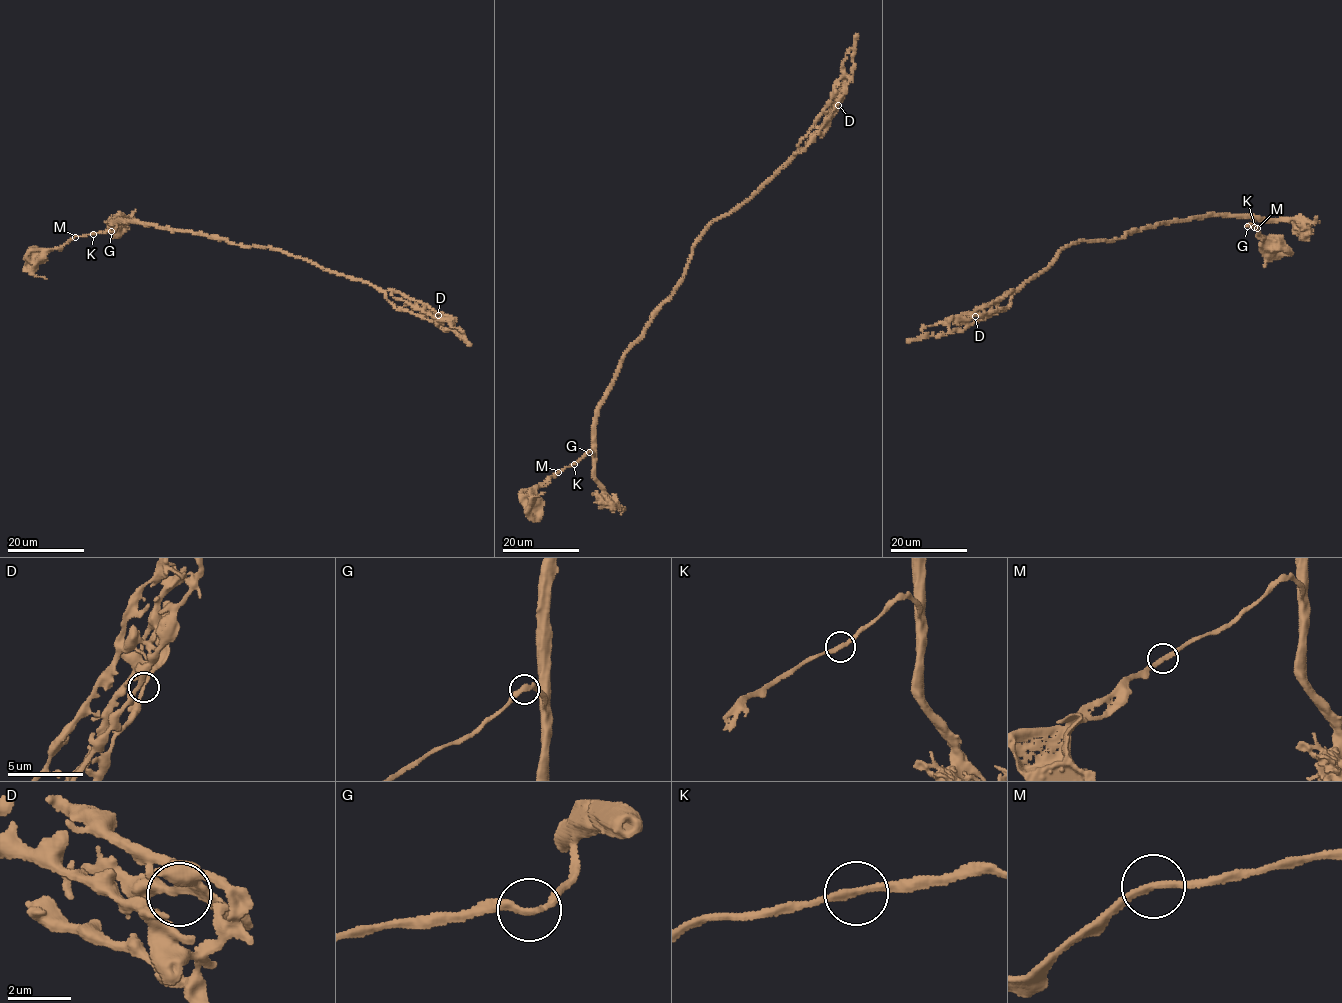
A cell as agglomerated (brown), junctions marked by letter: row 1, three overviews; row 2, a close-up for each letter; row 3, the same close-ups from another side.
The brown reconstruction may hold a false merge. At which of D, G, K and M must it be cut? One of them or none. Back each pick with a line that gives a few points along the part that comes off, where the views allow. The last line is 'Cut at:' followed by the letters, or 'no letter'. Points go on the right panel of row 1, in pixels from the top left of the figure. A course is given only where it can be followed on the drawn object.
Cut at: no letter

